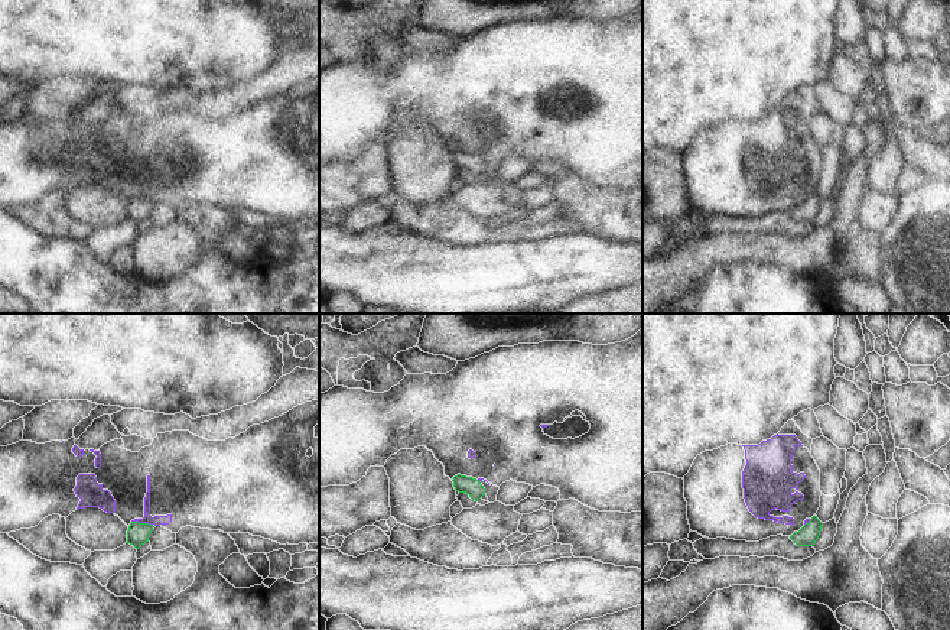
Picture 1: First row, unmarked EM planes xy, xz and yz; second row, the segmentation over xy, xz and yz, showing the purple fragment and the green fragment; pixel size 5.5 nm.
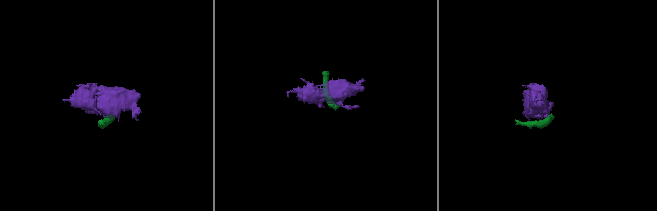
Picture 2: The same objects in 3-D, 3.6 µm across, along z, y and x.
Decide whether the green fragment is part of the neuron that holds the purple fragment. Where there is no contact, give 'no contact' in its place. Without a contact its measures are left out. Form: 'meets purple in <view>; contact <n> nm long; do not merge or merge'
meets purple in xy; contact 120 nm long; do not merge

